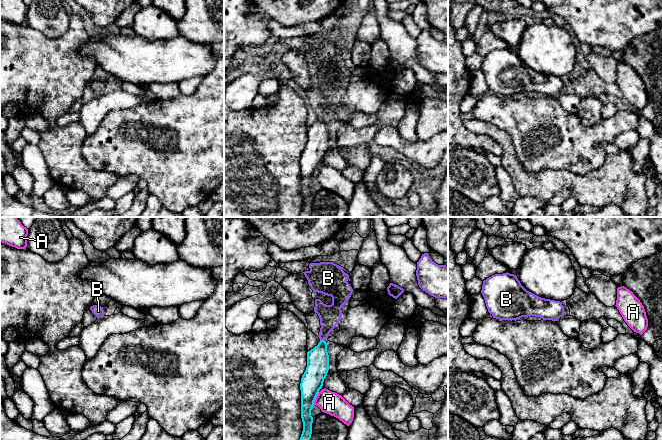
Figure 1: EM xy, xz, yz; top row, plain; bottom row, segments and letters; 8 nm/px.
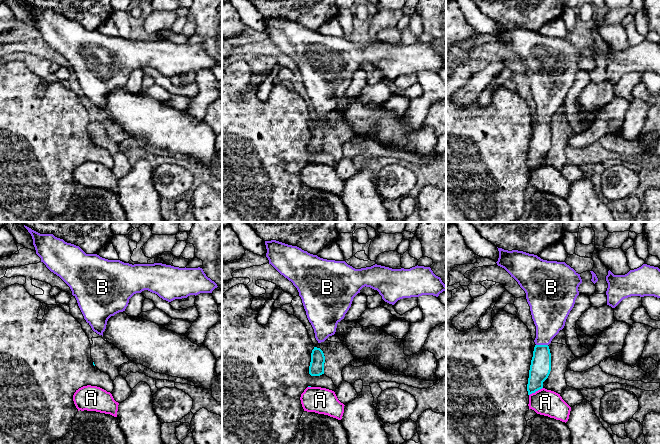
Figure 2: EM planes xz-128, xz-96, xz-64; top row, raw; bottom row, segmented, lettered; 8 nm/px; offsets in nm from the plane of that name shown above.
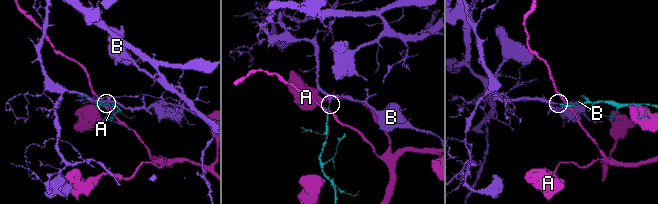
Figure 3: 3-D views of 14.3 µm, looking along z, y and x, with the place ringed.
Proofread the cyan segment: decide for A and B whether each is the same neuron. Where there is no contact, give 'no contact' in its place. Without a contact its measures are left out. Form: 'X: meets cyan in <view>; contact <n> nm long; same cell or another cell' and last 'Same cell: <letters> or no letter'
A: meets cyan in xz; contact 120 nm long; another cell
B: meets cyan in xz; contact 40 nm long; same cell
Same cell: B

